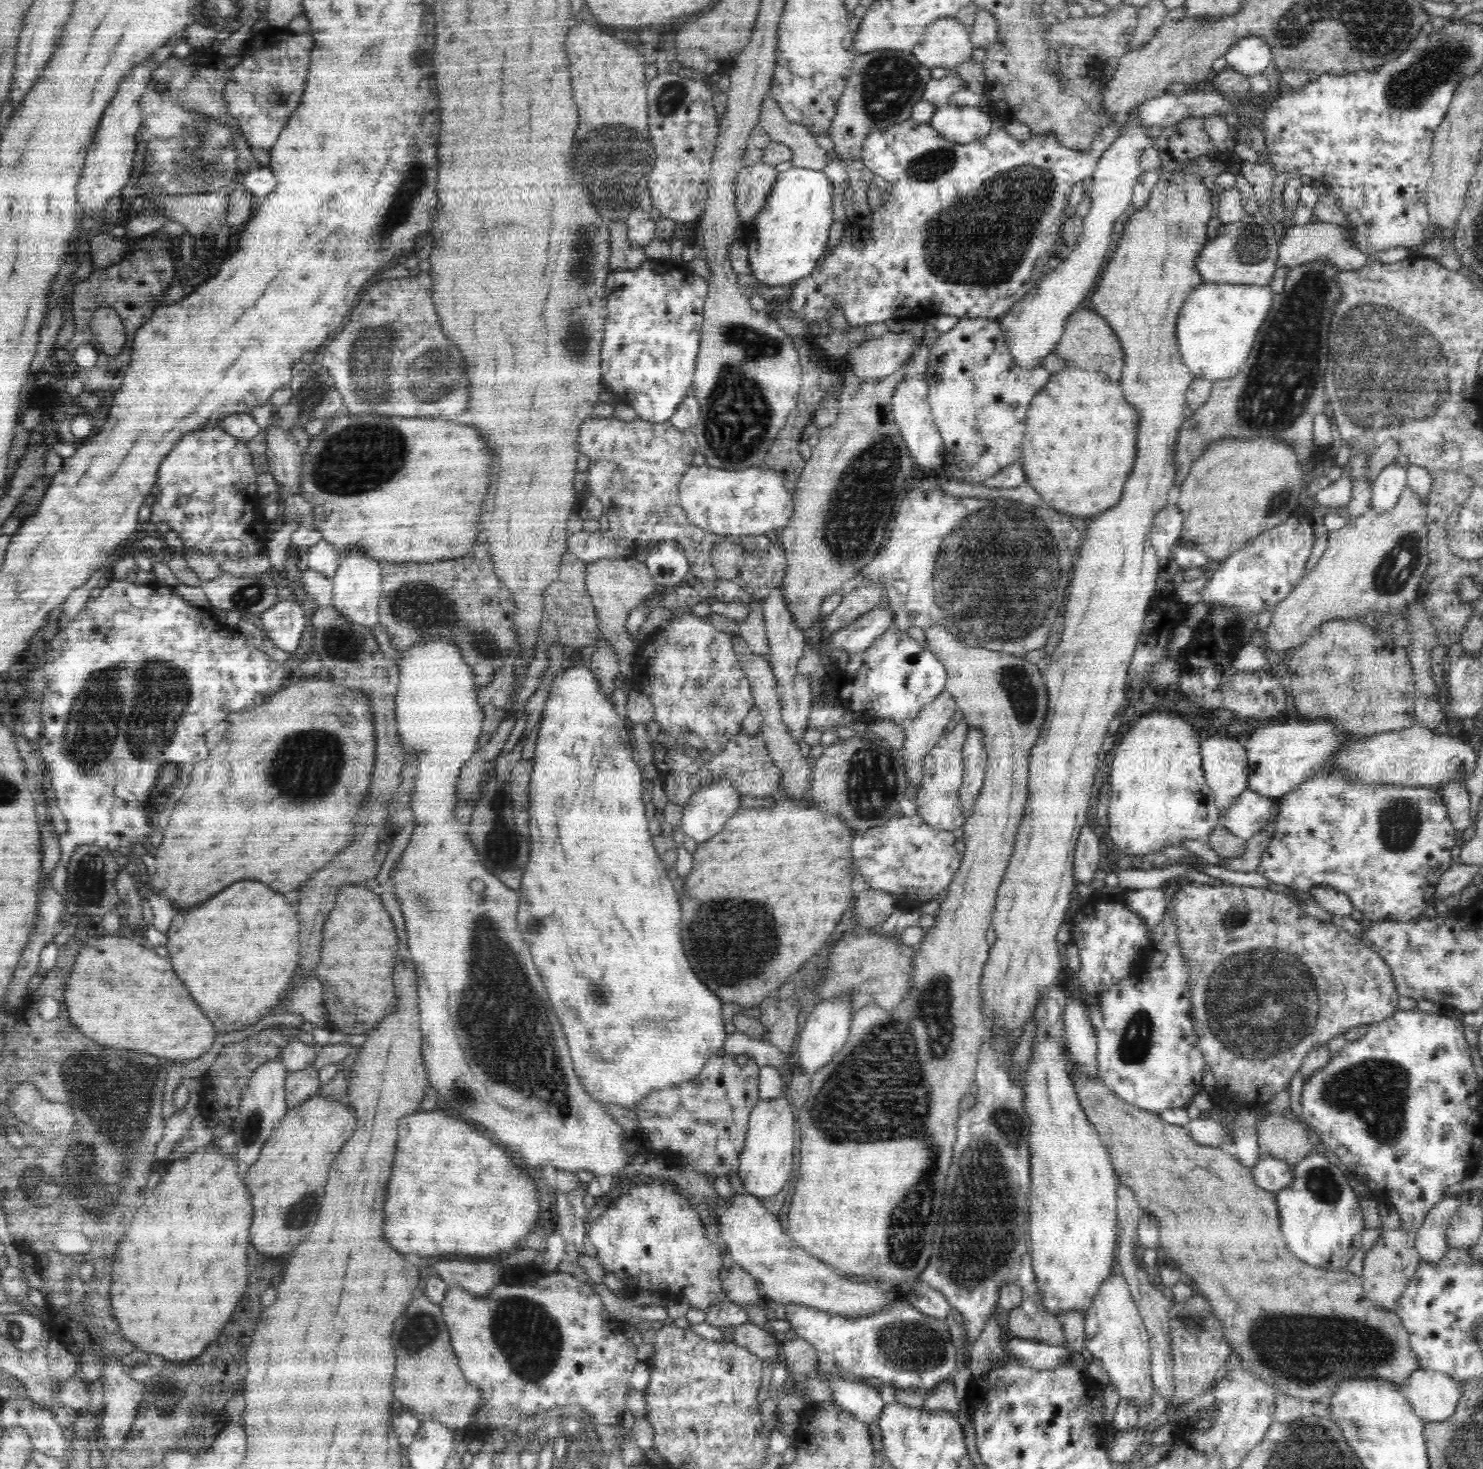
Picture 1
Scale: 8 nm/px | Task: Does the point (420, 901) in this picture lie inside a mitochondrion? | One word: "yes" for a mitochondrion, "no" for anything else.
yes

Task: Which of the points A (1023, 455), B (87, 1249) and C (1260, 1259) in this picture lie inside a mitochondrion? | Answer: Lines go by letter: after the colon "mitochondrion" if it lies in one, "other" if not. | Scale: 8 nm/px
A: other
B: other
C: other

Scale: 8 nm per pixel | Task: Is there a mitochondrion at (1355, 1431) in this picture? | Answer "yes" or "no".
yes

